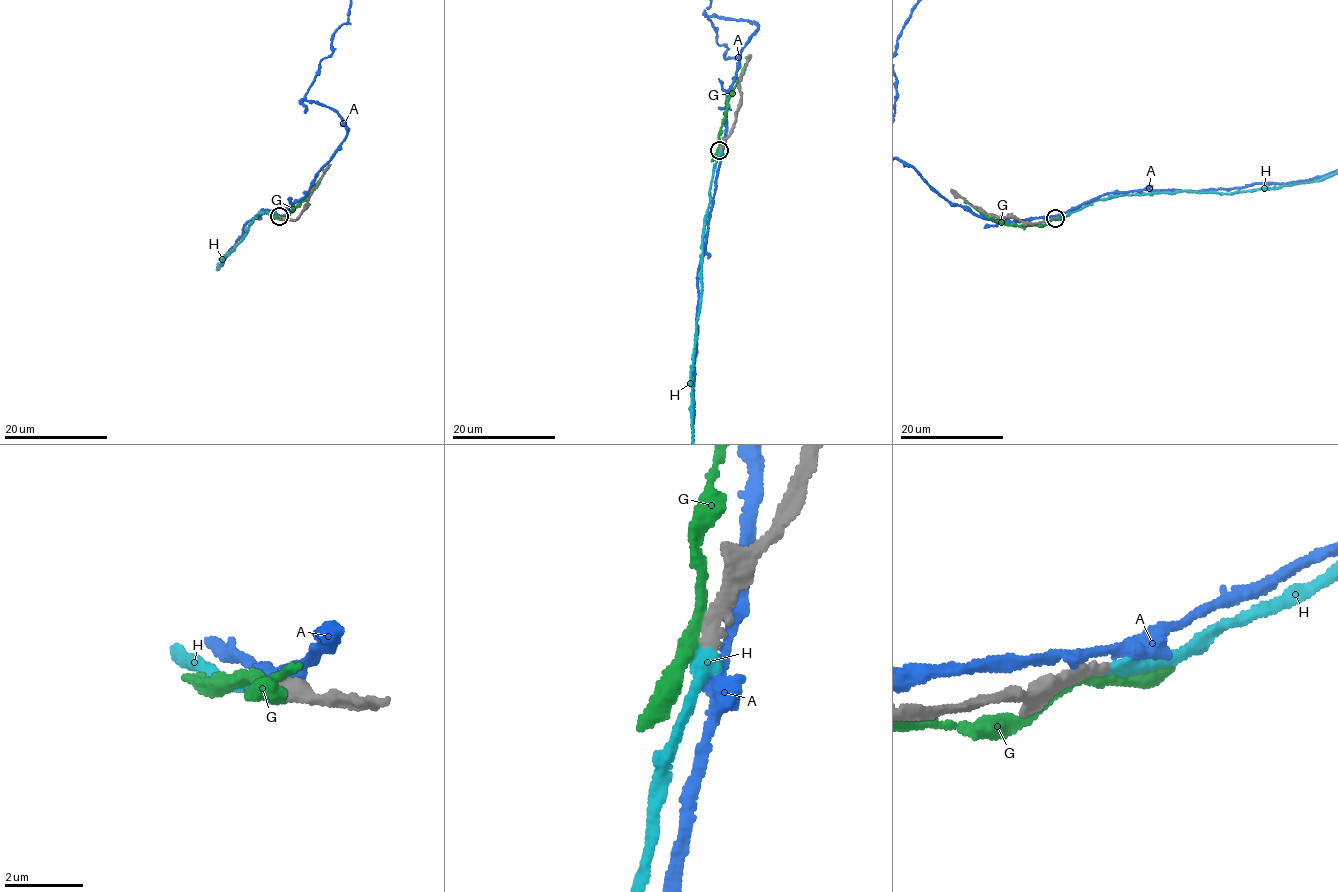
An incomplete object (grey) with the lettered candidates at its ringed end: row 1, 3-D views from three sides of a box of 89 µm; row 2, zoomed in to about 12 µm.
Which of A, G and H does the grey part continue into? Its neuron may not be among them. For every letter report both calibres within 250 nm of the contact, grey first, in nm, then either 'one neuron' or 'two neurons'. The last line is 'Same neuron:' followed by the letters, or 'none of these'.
A: 400 nm thick on the grey side, 240 nm on the other; two neurons
G: 360 nm thick on the grey side, 280 nm on the other; two neurons
H: 280 nm thick on the grey side, 320 nm on the other; one neuron
Same neuron: H

